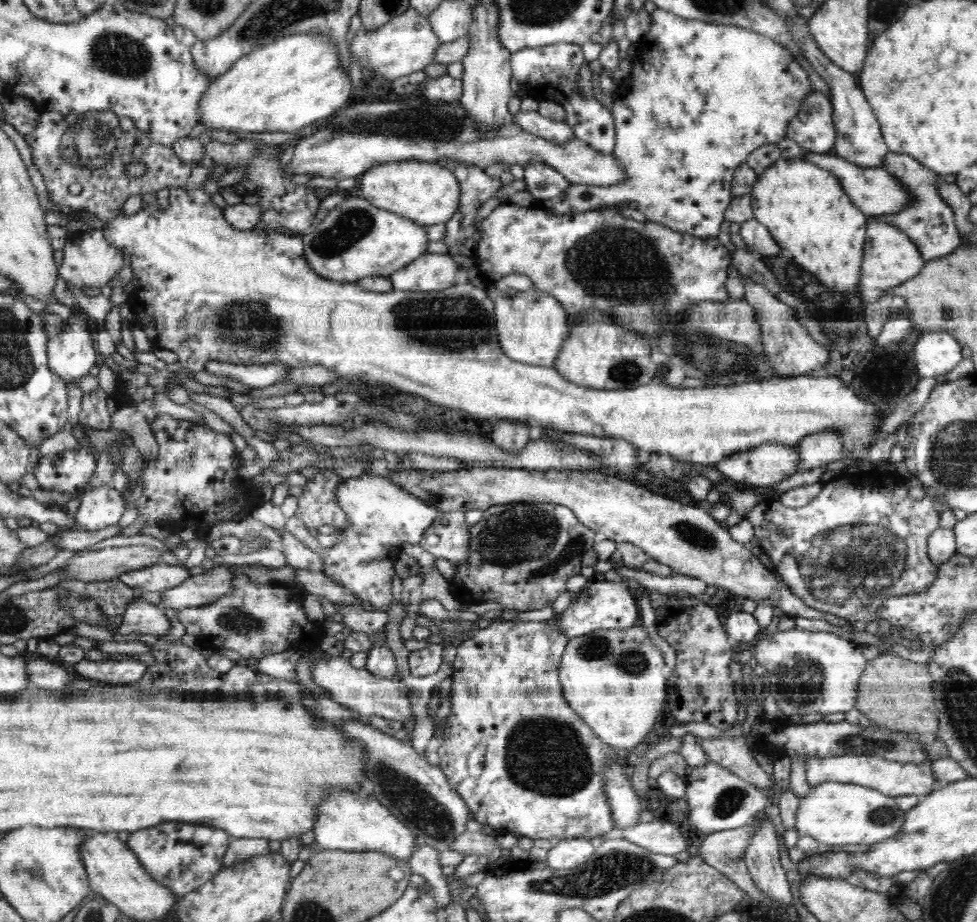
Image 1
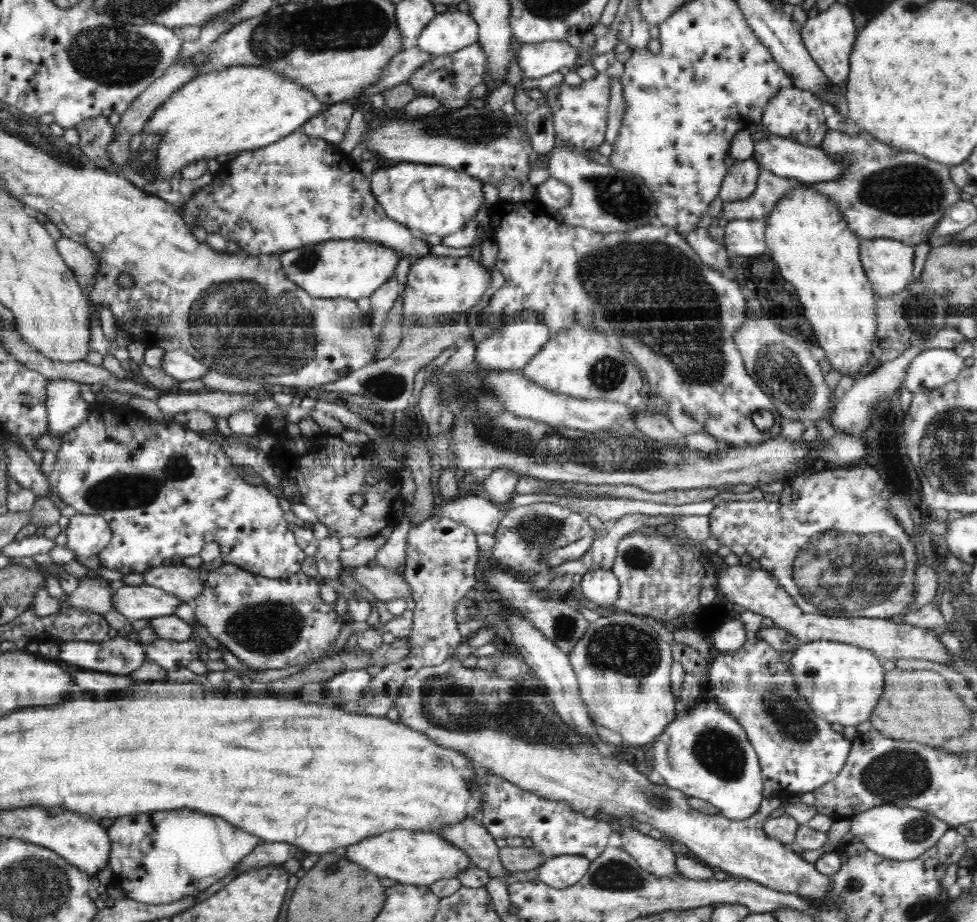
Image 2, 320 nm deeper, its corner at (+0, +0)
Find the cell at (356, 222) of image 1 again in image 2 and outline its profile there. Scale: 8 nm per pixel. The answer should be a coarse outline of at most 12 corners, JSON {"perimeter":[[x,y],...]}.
{"perimeter":[[366,239],[280,253],[288,279],[316,298],[366,302],[400,256]]}

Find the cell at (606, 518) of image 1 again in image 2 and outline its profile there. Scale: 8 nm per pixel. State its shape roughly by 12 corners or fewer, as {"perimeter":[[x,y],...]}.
{"perimeter":[[720,568],[732,603],[784,628],[800,644],[843,642],[950,666],[929,629],[890,618],[807,613],[766,570]]}

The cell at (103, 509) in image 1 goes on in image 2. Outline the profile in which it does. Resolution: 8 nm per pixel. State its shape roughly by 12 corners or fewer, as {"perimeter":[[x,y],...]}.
{"perimeter":[[78,512],[68,548],[76,561],[99,555],[112,536],[107,519]]}

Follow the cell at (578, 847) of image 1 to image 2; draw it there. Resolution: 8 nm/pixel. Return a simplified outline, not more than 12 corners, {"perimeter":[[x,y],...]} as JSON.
{"perimeter":[[575,854],[548,857],[538,878],[554,888],[574,886],[590,863]]}

